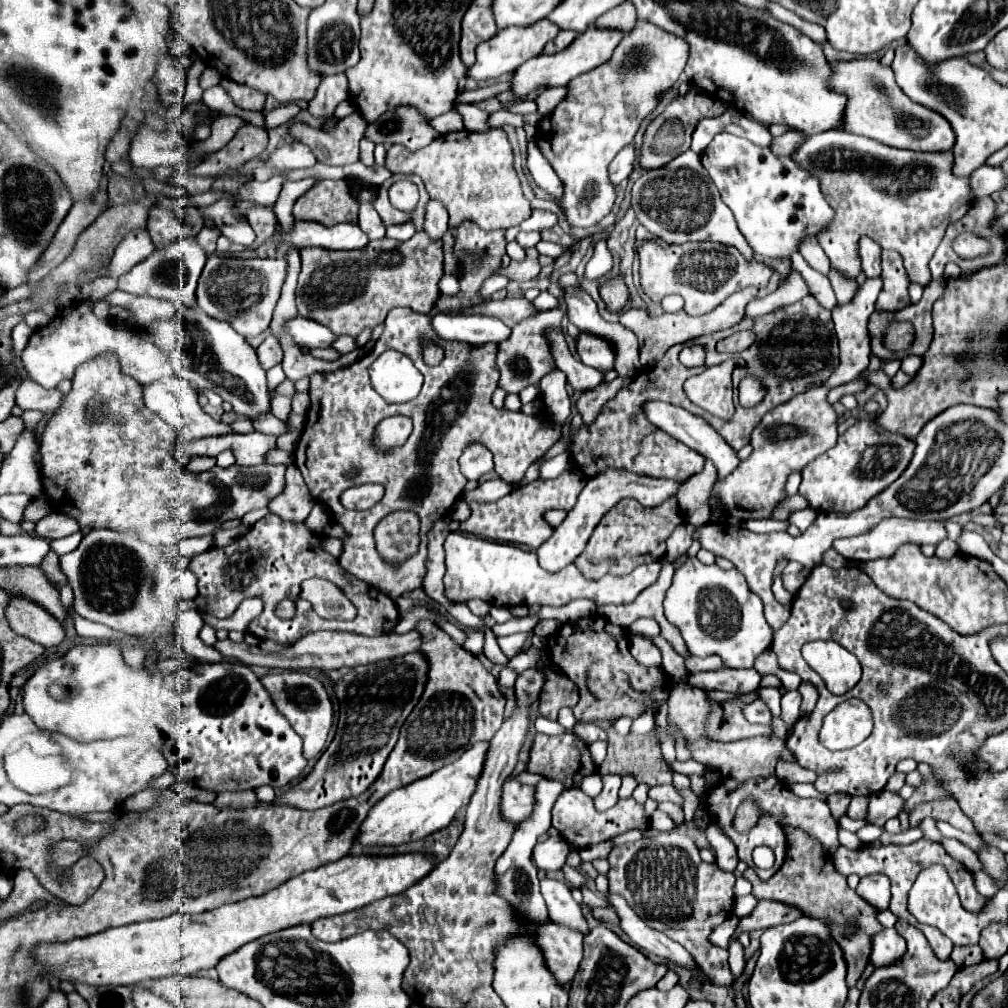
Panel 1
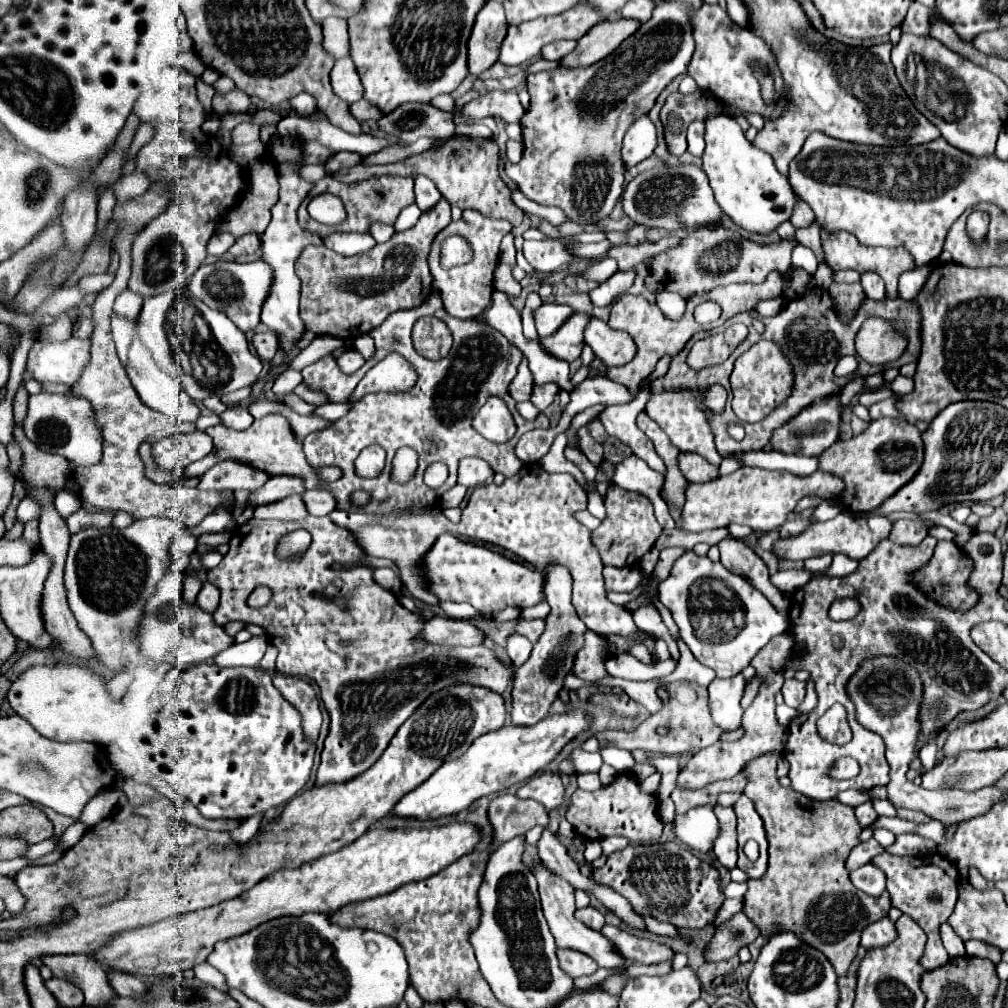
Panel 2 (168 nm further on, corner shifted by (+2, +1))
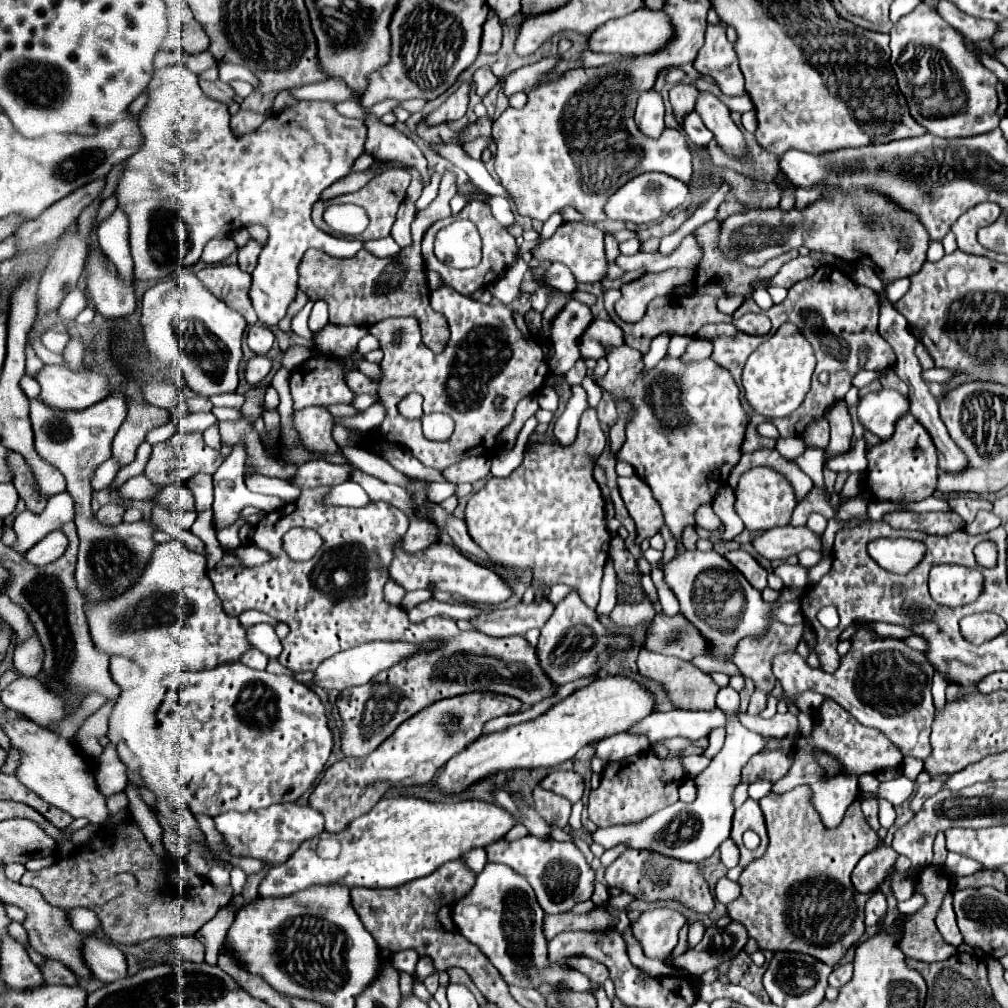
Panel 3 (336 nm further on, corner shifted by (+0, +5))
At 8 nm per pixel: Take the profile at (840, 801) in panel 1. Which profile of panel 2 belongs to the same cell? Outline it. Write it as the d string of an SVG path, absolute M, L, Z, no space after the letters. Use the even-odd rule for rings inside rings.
M776 753L774 757L756 757L756 761L752 761L748 769L744 769L744 773L750 777L750 783L744 793L754 801L756 811L764 821L766 837L770 843L770 861L764 877L746 881L748 891L744 895L742 913L752 919L752 923L760 929L764 937L772 937L782 931L792 931L798 939L822 951L832 963L836 975L846 975L852 959L856 957L862 929L870 925L870 921L878 921L880 917L888 915L888 909L892 907L890 895L884 893L880 897L870 897L866 893L860 893L848 879L846 857L860 843L858 837L862 833L854 809L840 801L812 801L794 789L782 787L776 777L776 761Z

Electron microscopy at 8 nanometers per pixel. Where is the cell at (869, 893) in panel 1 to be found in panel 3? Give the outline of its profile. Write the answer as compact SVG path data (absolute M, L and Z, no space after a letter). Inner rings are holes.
M880 847L866 853L852 871L852 883L860 893L872 893L890 875L898 853L892 847Z

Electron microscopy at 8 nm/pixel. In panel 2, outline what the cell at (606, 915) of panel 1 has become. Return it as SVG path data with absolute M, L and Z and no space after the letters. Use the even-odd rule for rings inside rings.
M590 905L590 907L586 907L586 909L576 909L574 917L576 917L578 921L582 921L584 925L588 925L590 929L600 931L600 911L598 911L596 907Z

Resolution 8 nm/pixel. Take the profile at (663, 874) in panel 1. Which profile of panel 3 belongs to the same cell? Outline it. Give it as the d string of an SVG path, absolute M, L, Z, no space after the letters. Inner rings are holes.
M626 849L612 865L606 867L606 885L618 887L626 893L634 893L636 899L648 903L678 901L680 905L696 913L712 913L714 909L714 897L698 865L686 865L682 861L674 861L672 857L662 857L660 853L642 853L636 849Z

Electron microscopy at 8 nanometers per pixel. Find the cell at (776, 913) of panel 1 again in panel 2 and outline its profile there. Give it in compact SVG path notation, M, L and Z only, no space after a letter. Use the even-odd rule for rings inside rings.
M736 913L730 921L716 929L714 937L704 949L704 961L718 963L732 959L738 955L740 947L750 945L758 935L760 931L756 929L756 925L752 925L752 921L744 917L744 913Z

